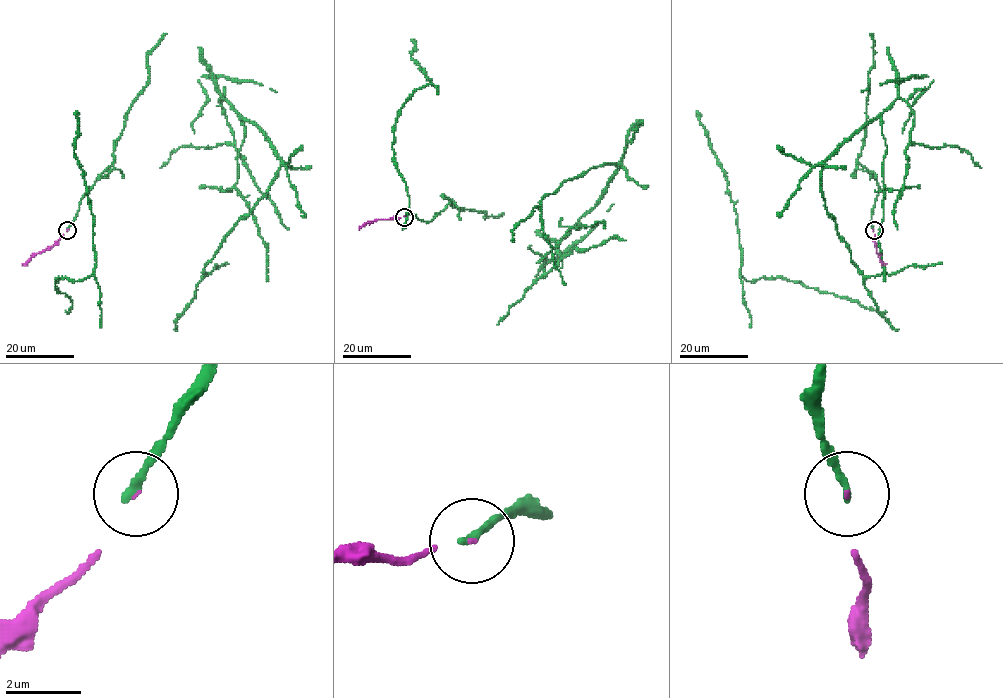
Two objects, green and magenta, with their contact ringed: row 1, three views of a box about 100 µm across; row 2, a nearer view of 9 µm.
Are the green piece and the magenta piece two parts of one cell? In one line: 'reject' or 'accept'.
accept

